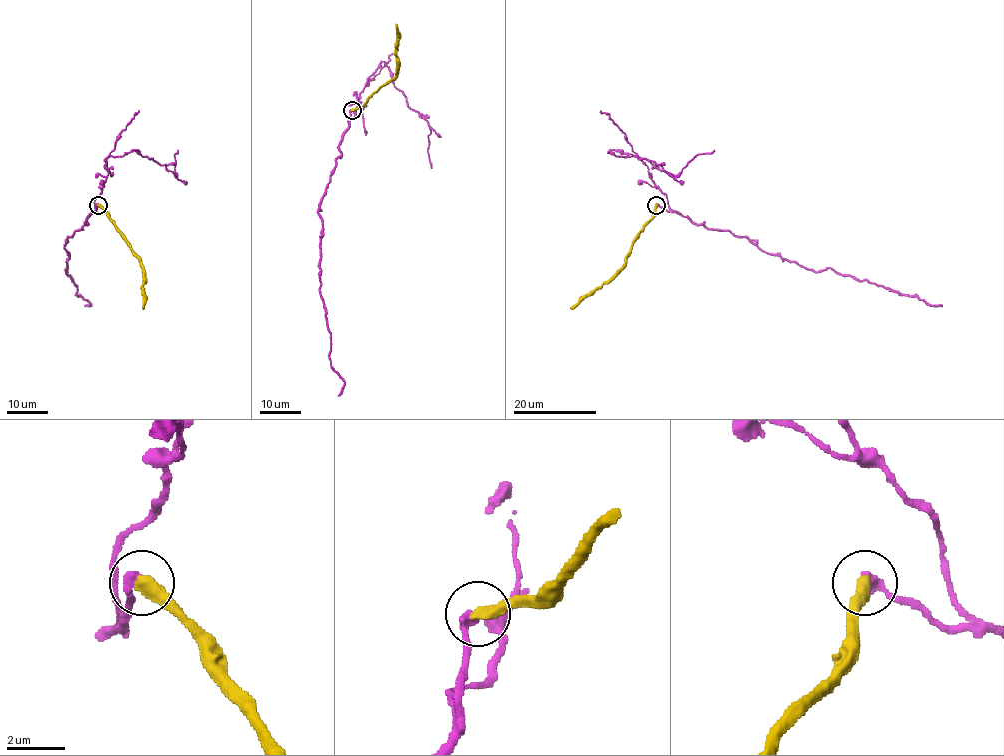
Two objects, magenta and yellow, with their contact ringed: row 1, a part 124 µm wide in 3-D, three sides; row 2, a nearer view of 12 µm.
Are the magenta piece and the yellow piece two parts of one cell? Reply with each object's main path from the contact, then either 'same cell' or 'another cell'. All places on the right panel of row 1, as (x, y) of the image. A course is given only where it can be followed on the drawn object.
magenta runs (657, 204), (708, 228), (746, 236), (768, 253), (779, 254), (815, 271), (832, 268), (942, 306); yellow runs (656, 204), (654, 216), (633, 243), (623, 266), (570, 309); another cell

